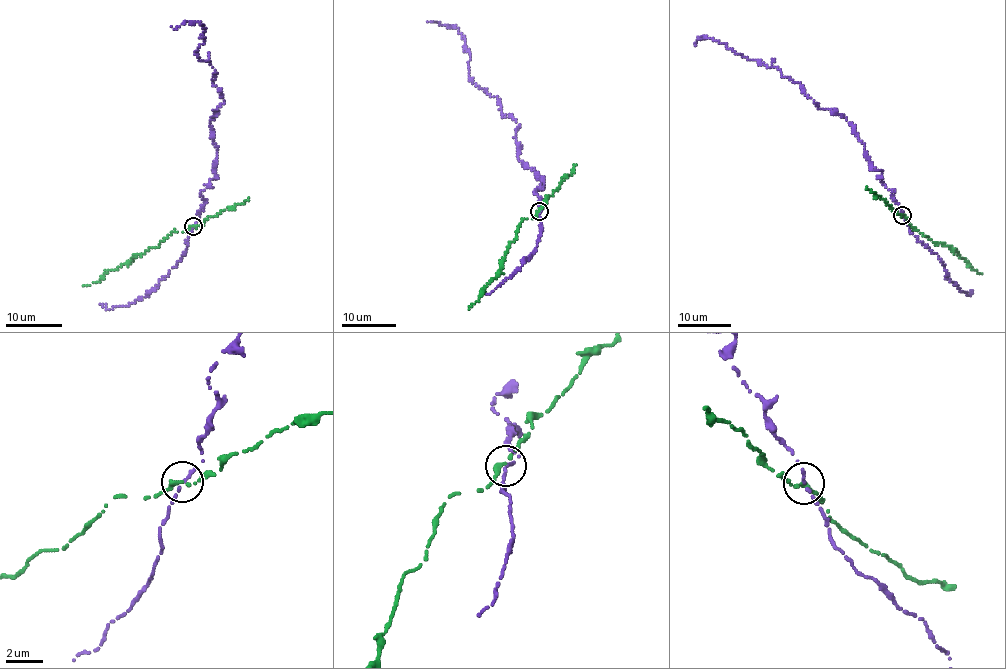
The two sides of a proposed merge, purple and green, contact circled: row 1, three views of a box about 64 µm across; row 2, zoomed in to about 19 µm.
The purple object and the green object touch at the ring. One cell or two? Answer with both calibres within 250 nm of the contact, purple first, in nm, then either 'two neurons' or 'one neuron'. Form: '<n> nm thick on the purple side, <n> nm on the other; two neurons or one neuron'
240 nm thick on the purple side, 240 nm on the other; two neurons

